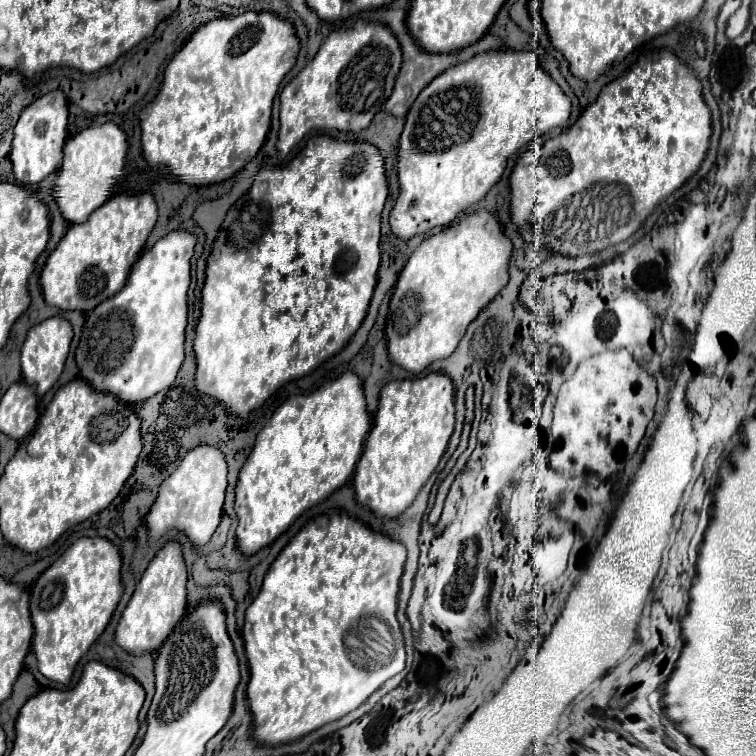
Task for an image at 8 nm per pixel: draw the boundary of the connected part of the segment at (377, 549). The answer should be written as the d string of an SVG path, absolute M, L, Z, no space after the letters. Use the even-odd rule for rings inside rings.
M330 510L309 521L286 544L264 576L262 588L246 608L242 638L250 664L248 704L252 710L252 736L260 744L294 742L328 722L340 720L356 710L388 678L404 670L404 636L396 620L396 596L406 560L404 544L382 536L348 516L344 510ZM378 616L390 626L388 652L370 652L368 648L350 648L348 630L358 618ZM390 656L390 662L384 660Z

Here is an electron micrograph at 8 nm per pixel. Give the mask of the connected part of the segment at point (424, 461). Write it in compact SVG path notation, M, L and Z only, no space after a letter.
M432 372L420 380L392 380L380 390L380 404L374 416L374 424L368 432L362 456L354 472L354 494L360 506L368 506L380 518L400 516L426 484L434 468L438 466L448 440L454 430L454 386L444 374Z

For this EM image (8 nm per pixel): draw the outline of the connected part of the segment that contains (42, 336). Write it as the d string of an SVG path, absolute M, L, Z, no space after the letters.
M48 318L28 330L22 346L22 376L26 384L36 384L36 394L44 396L48 388L58 380L72 342L72 324L64 318Z

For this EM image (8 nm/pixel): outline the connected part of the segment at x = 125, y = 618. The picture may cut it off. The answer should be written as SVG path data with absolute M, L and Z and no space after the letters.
M168 542L148 564L144 576L140 578L126 610L122 612L114 640L120 648L134 656L156 652L172 634L176 624L182 620L184 612L186 612L186 566L182 558L182 548L178 542Z

